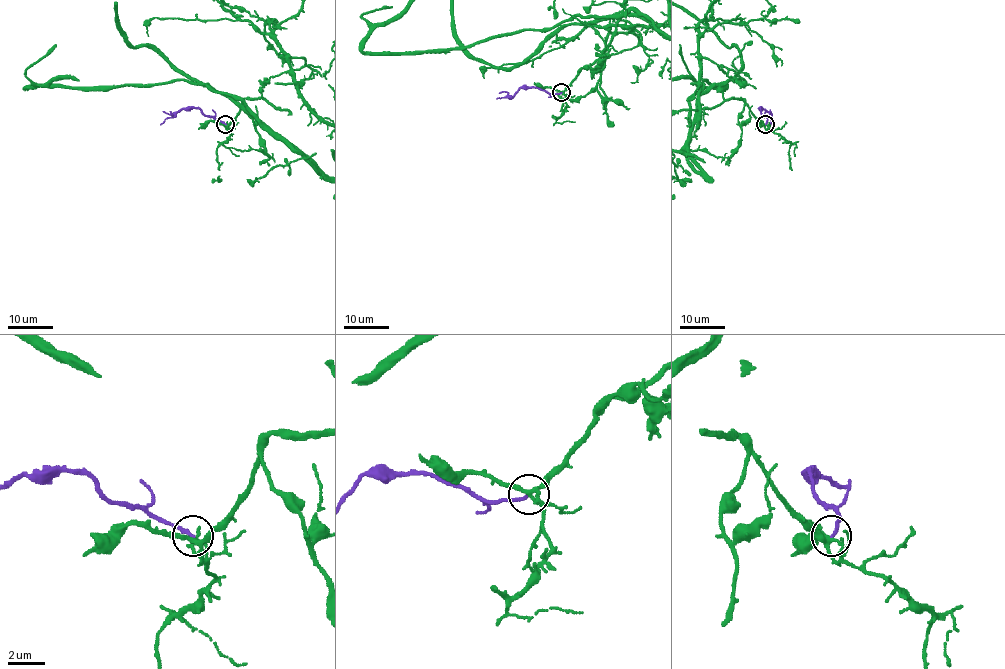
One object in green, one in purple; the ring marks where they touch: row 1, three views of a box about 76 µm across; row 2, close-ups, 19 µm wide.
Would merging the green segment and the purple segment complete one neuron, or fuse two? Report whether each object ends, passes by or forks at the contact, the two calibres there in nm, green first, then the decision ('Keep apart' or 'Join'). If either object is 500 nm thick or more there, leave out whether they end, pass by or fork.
At the ring green forks. At the ring purple ends. Thickness 220 nm (green) against 180 nm. Keep apart

